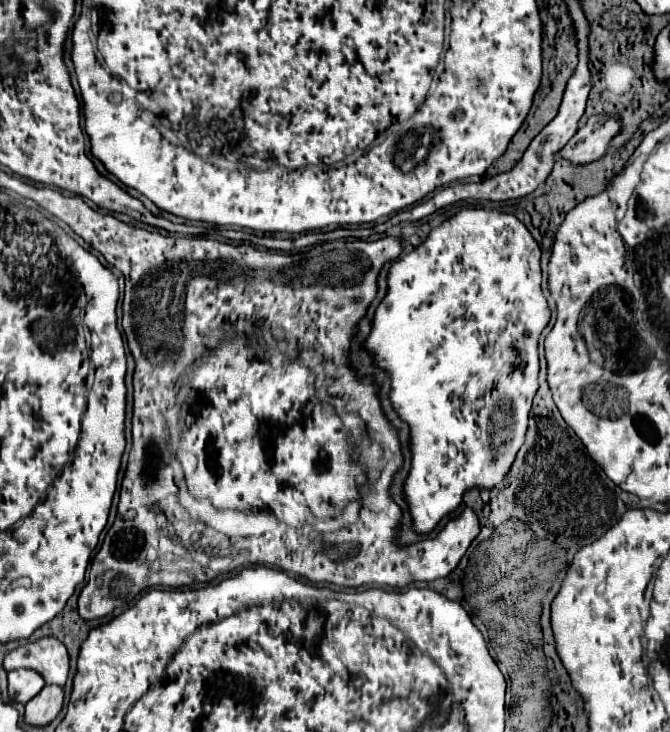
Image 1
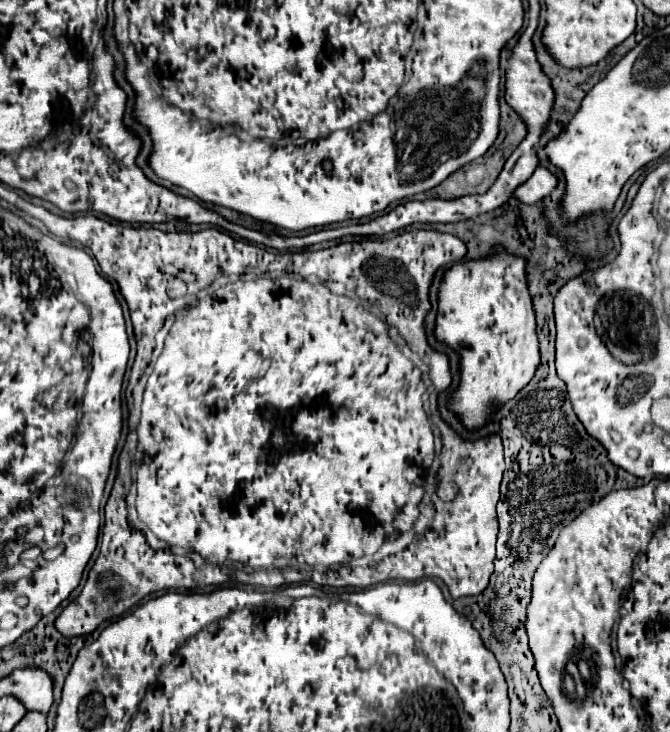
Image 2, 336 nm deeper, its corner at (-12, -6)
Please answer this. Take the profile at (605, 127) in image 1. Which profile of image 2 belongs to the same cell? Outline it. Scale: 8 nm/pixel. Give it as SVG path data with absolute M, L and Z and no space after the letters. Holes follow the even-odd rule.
M538 166L534 170L534 174L524 184L520 184L516 188L514 198L524 202L524 204L536 204L544 196L548 196L554 190L554 186L556 186L556 176L550 170Z

